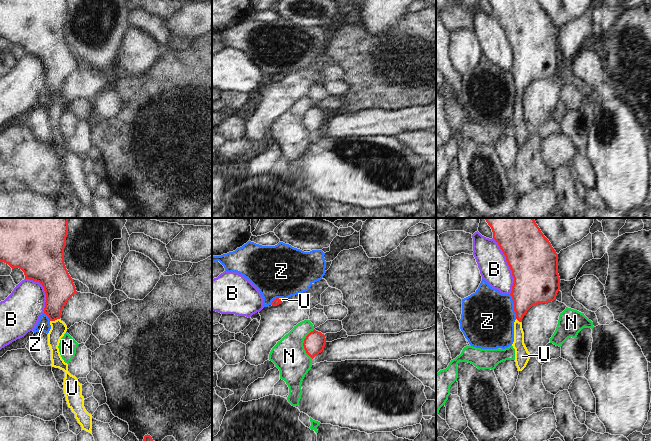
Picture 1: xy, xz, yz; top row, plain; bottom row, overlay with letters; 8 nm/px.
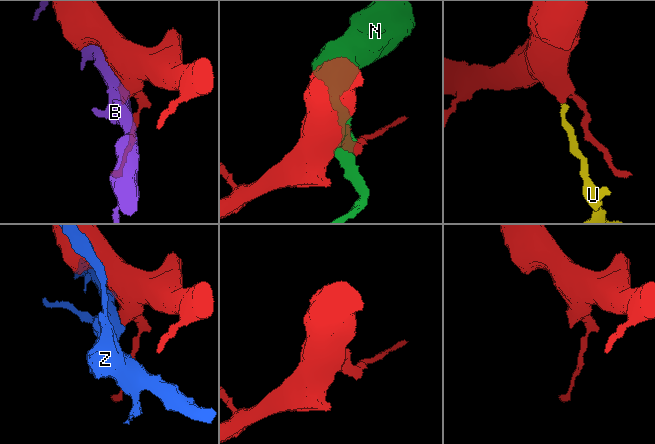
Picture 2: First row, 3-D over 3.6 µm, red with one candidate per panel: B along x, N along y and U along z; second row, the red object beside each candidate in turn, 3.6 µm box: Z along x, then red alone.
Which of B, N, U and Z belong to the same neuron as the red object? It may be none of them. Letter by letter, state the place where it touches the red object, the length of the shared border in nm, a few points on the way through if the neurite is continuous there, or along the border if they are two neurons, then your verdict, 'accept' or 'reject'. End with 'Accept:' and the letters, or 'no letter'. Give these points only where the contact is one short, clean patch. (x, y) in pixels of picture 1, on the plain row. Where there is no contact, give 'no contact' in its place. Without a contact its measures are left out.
B: meets red in yz at (509, 42); contact 480 nm long; reject
N: meets red in xz at (303, 119); contact 240 nm long; border along xz (314, 105), (306, 112), (303, 119), (305, 128), (311, 134); reject
U: meets red in xy at (54, 96); contact 80 nm long; runs through xy (58, 66), (54, 80), (54, 96), (58, 104); accept
Z: meets red in yz at (514, 82); contact 200 nm long; reject
Accept: U

